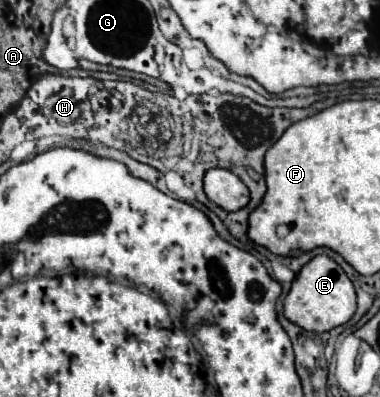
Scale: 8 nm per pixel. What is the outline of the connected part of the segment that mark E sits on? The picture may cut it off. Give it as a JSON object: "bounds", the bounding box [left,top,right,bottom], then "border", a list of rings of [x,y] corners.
{"bounds":[284,255,356,333],"border":[[[316,255],[312,257],[296,275],[286,299],[284,299],[284,315],[290,319],[294,325],[322,333],[330,331],[338,325],[344,325],[356,311],[356,293],[354,285],[344,273],[344,269],[332,261],[328,255]]]}

